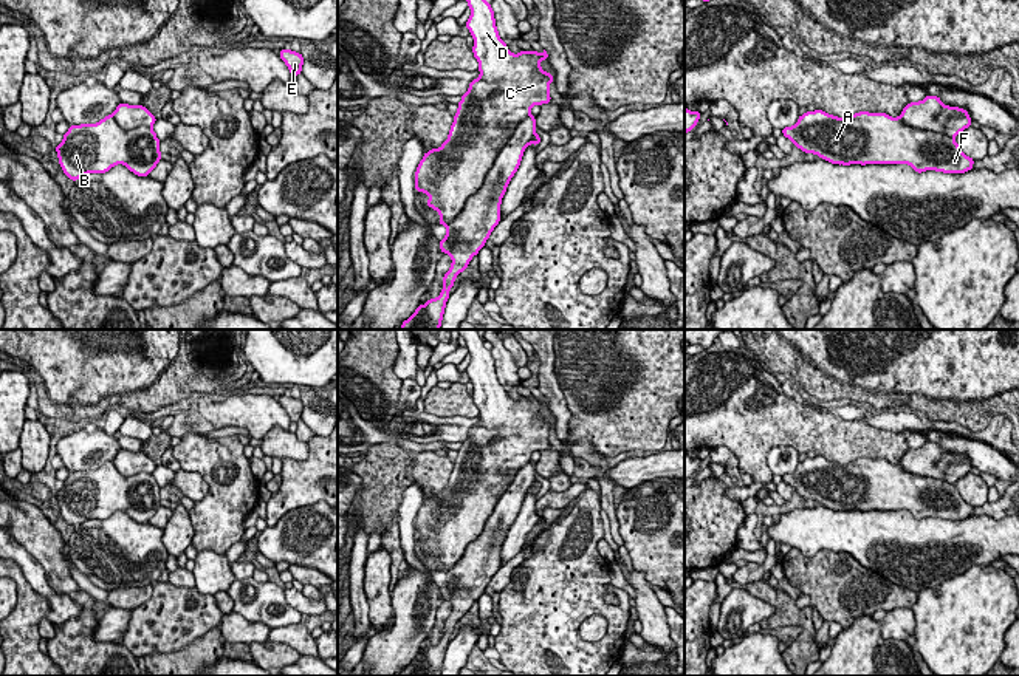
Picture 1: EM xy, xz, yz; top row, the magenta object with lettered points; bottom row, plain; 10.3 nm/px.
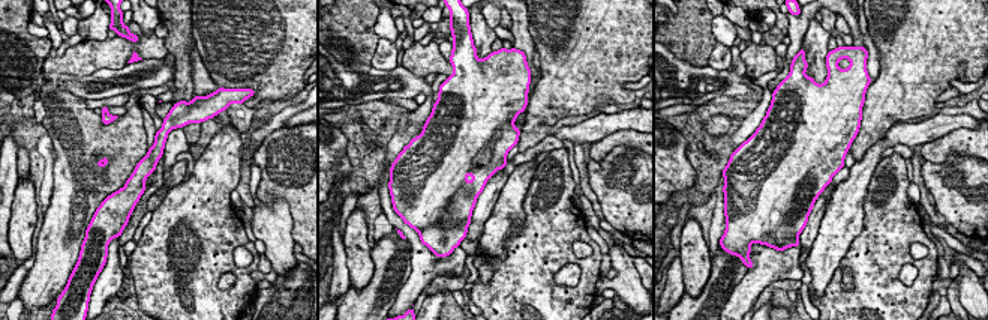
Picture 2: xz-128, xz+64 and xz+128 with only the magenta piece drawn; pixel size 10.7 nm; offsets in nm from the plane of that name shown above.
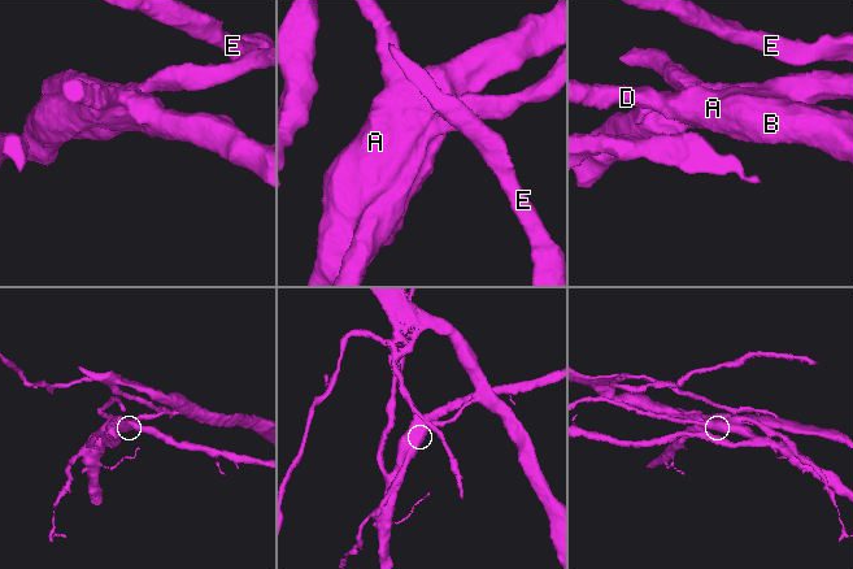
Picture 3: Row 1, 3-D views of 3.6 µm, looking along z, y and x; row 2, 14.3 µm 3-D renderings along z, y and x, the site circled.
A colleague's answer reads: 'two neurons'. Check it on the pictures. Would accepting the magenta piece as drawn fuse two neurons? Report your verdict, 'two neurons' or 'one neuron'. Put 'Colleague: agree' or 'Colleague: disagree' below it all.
two neurons
Colleague: agree

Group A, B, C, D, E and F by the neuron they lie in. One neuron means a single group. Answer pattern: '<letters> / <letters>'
A B C D F / E

